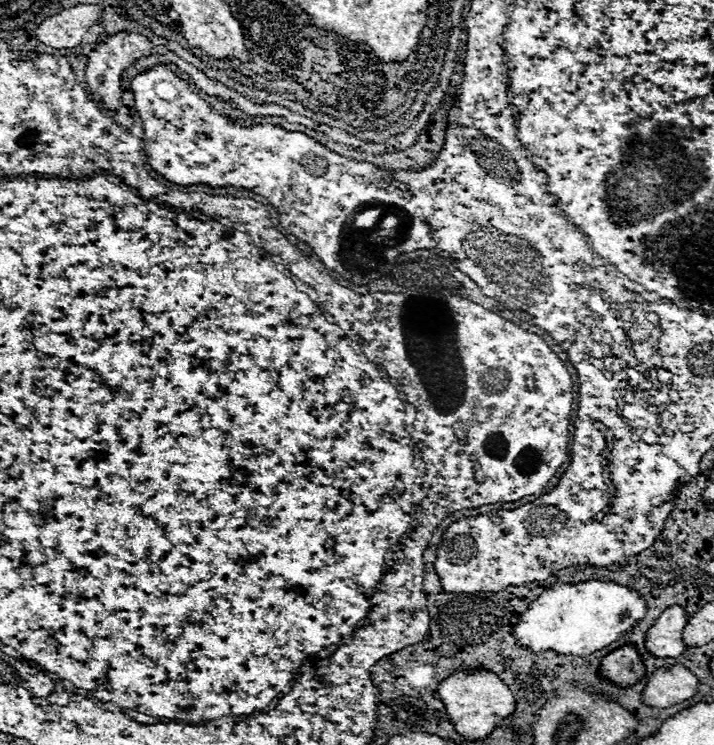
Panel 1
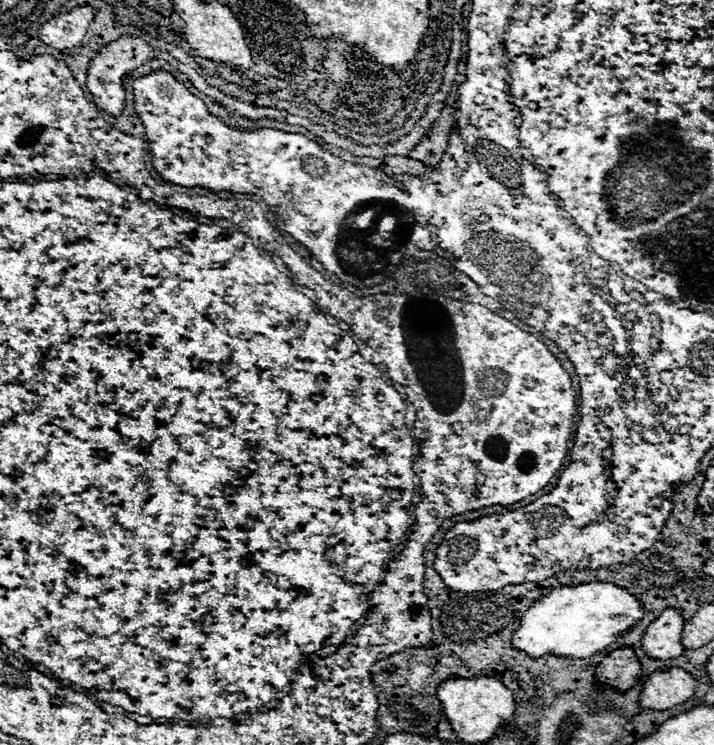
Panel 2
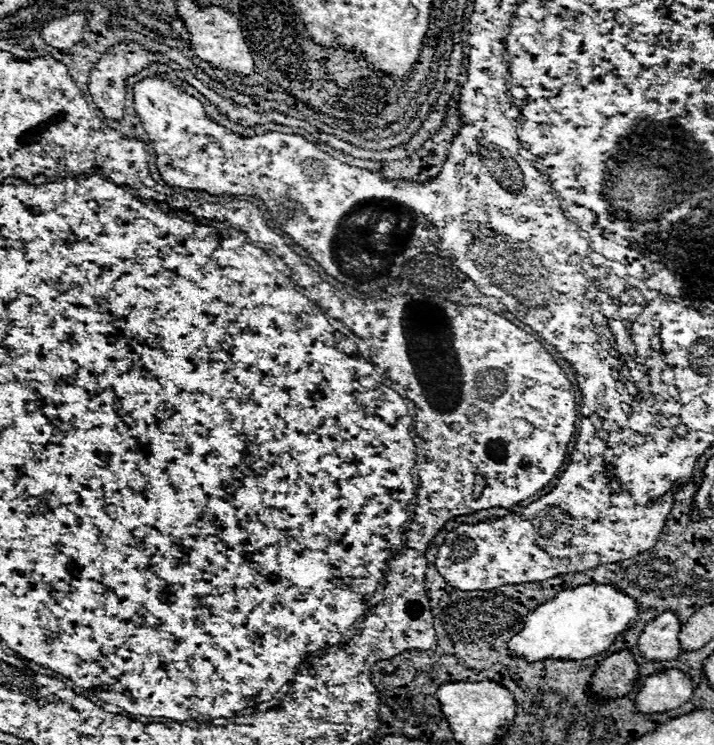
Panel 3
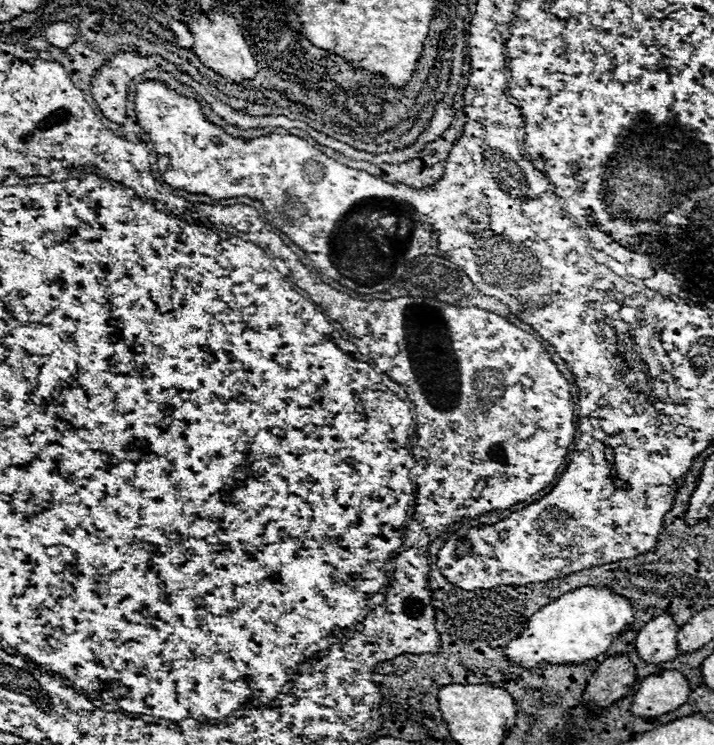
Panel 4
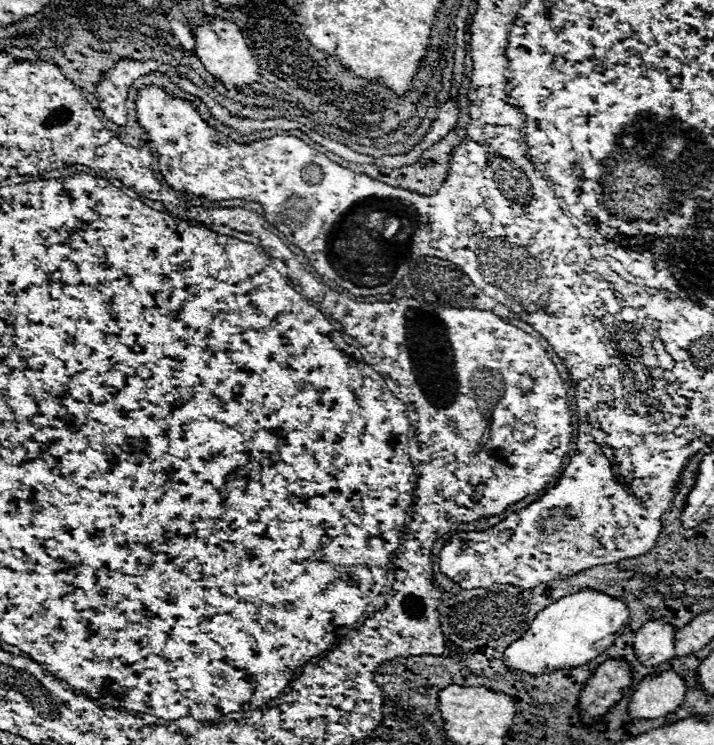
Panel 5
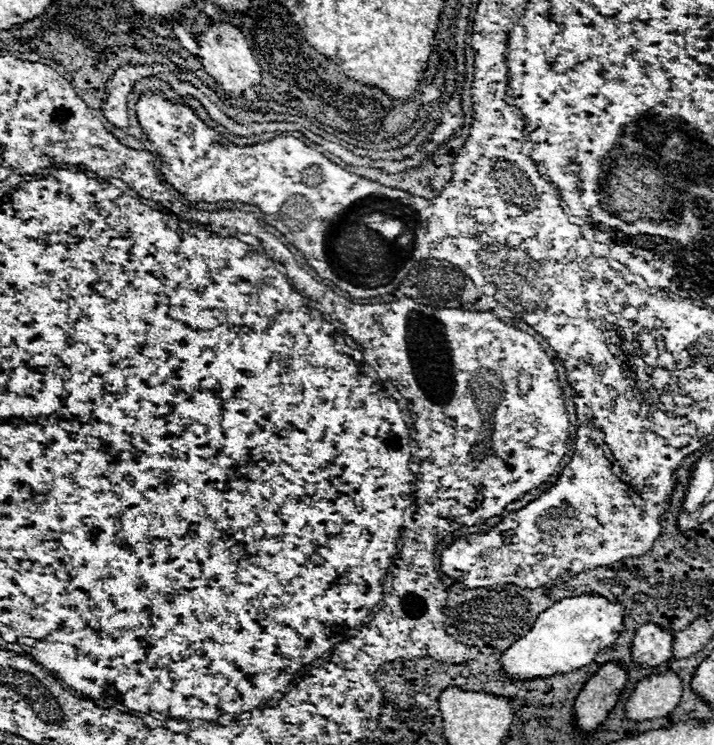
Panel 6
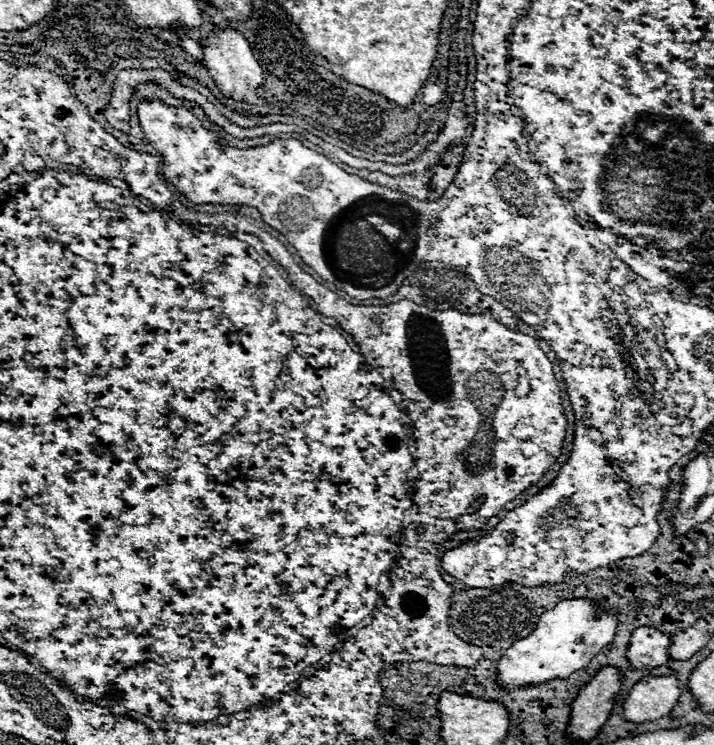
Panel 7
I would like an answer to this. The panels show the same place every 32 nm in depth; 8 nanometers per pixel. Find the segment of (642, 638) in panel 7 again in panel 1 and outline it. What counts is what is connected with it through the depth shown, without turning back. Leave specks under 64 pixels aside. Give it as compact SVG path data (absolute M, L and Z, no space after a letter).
M682 606L666 608L654 626L646 632L646 648L658 658L676 658L686 646L682 640L682 632L688 624L688 614Z

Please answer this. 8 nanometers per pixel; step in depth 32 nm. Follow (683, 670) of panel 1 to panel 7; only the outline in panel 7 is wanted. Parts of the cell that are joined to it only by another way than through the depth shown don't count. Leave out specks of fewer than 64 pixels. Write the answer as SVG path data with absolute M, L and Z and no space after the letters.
M646 676L632 686L624 702L624 718L646 722L666 716L678 702L680 688L676 676Z

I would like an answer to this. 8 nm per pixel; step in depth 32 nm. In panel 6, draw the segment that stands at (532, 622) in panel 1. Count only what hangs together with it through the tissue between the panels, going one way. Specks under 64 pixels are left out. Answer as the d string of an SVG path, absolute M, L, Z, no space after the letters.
M580 594L572 598L562 598L544 612L538 614L532 630L516 640L500 658L502 668L510 676L538 678L552 676L556 672L572 672L594 660L606 646L616 640L616 632L624 624L624 606L610 602L598 594Z

